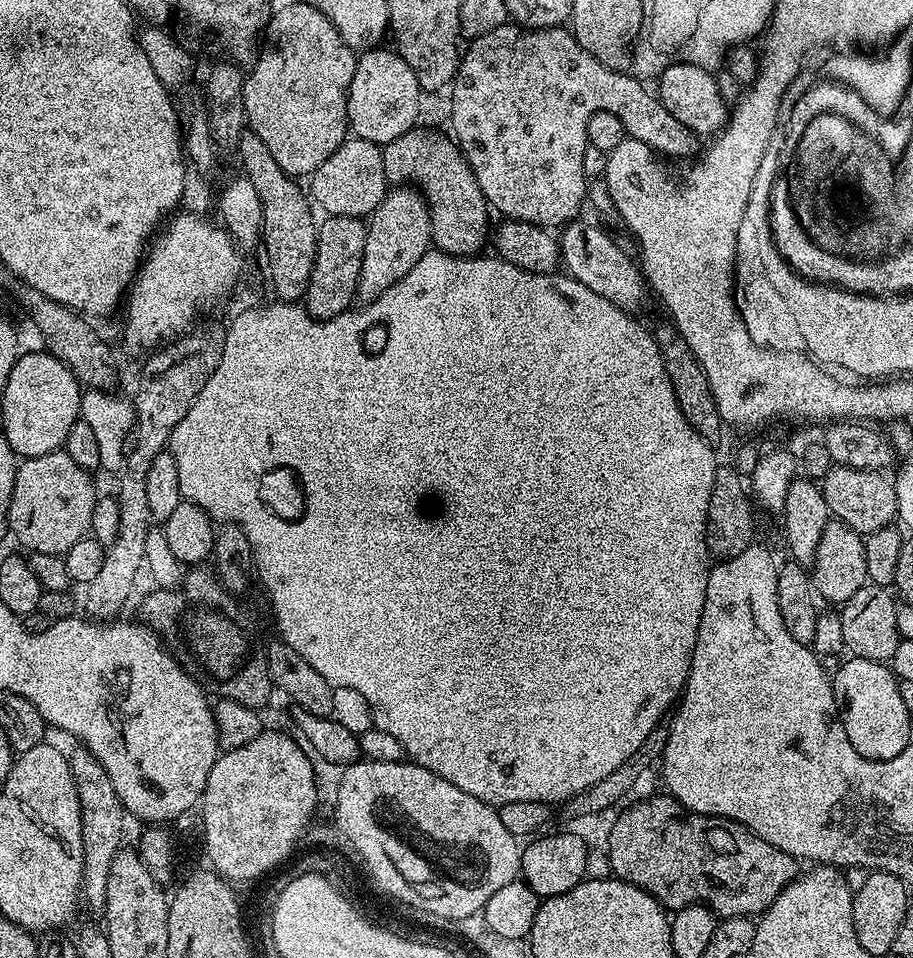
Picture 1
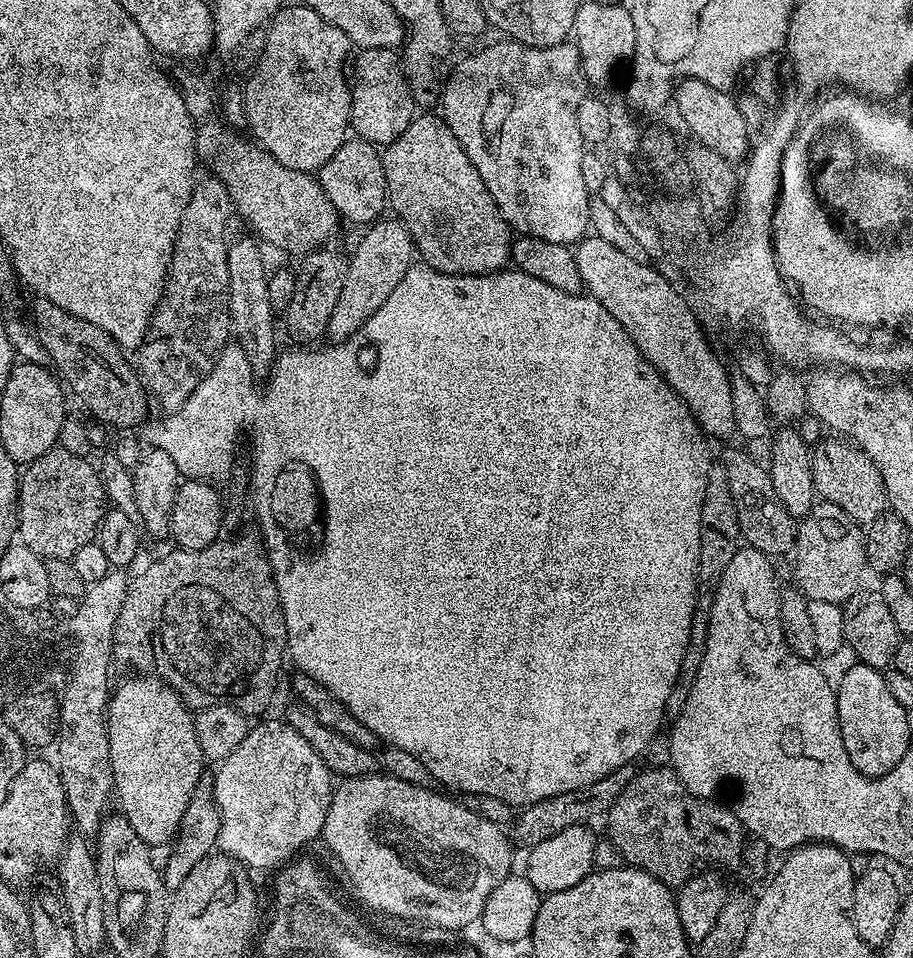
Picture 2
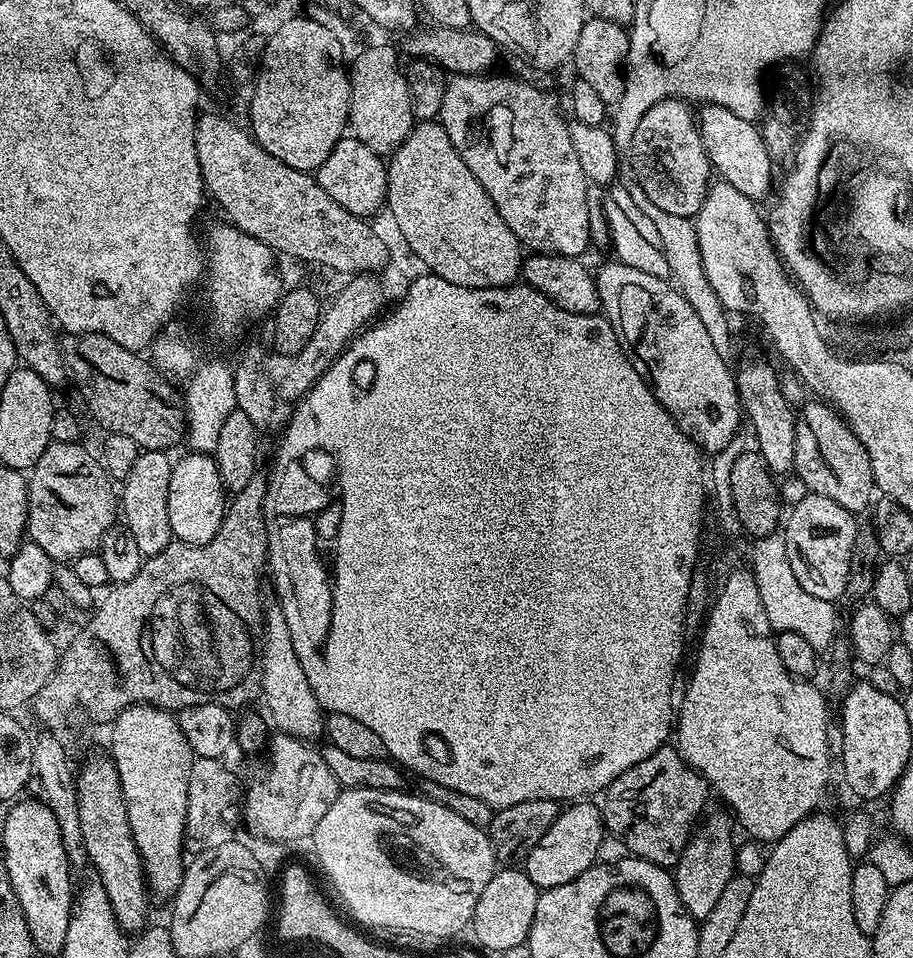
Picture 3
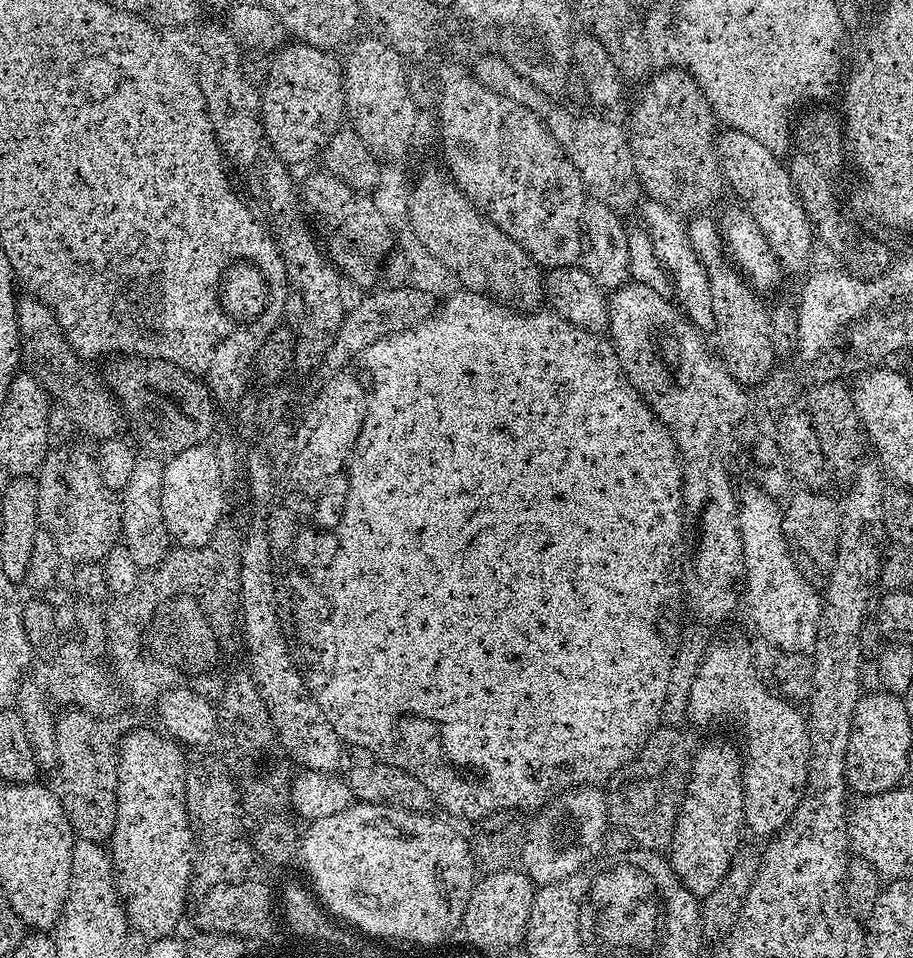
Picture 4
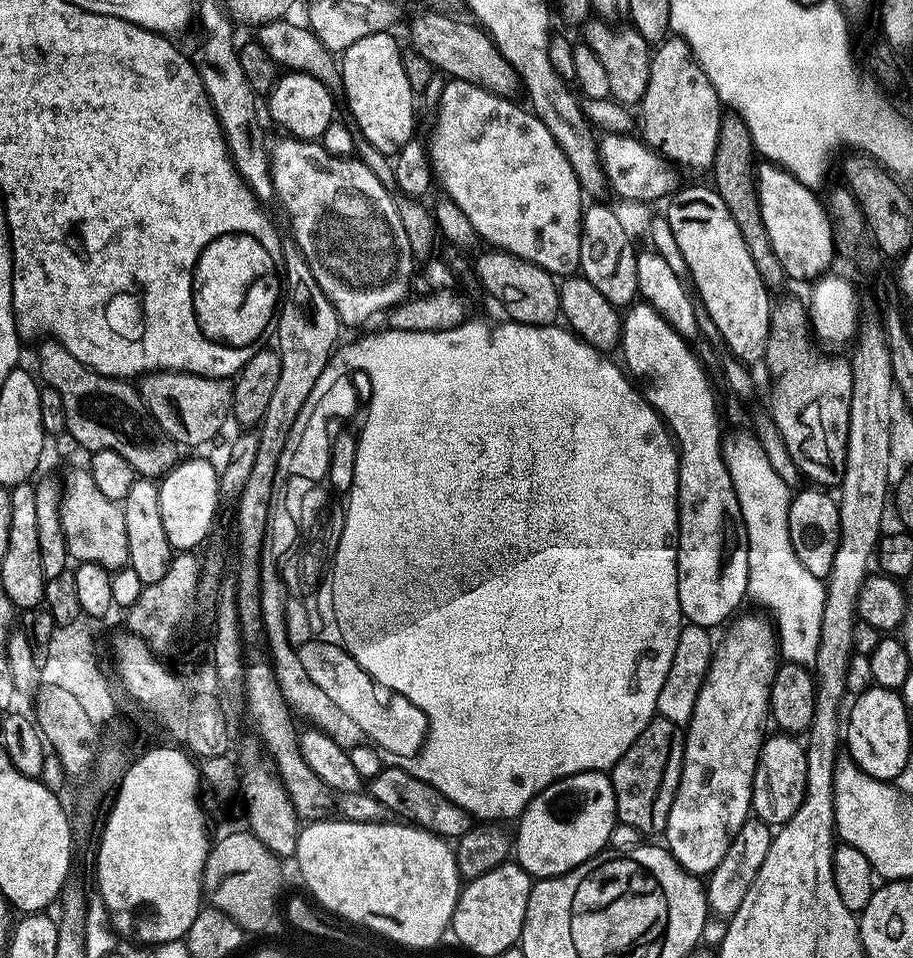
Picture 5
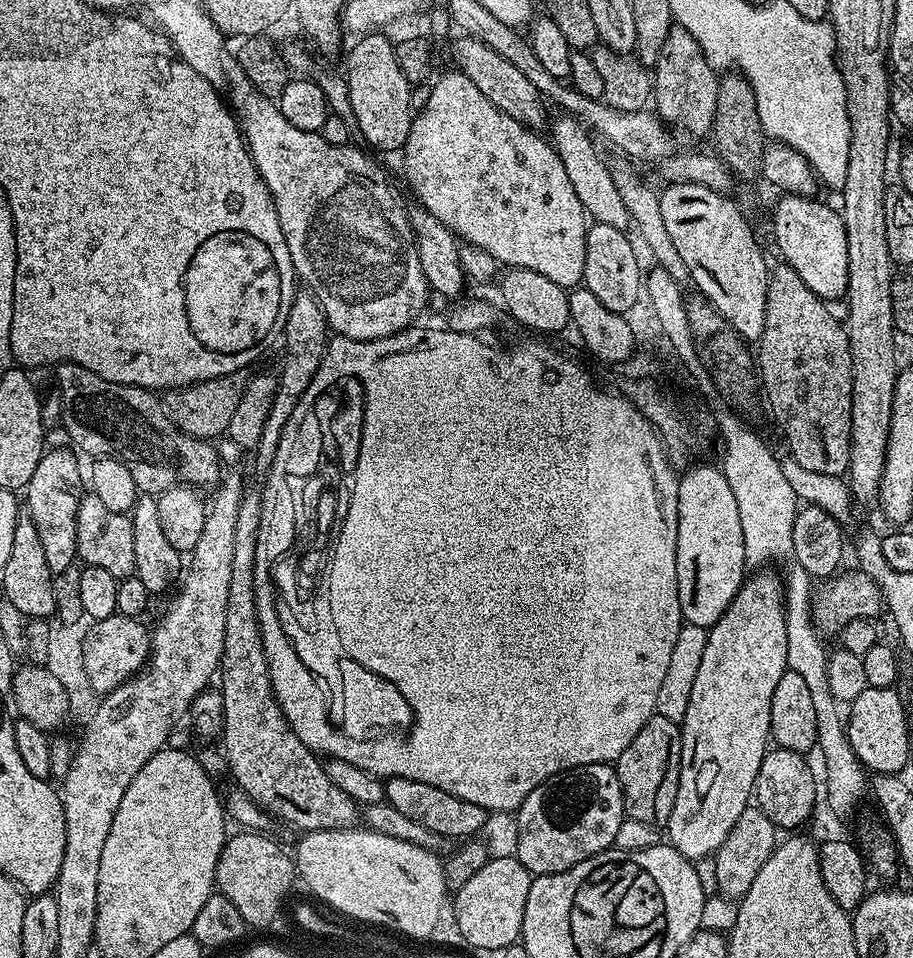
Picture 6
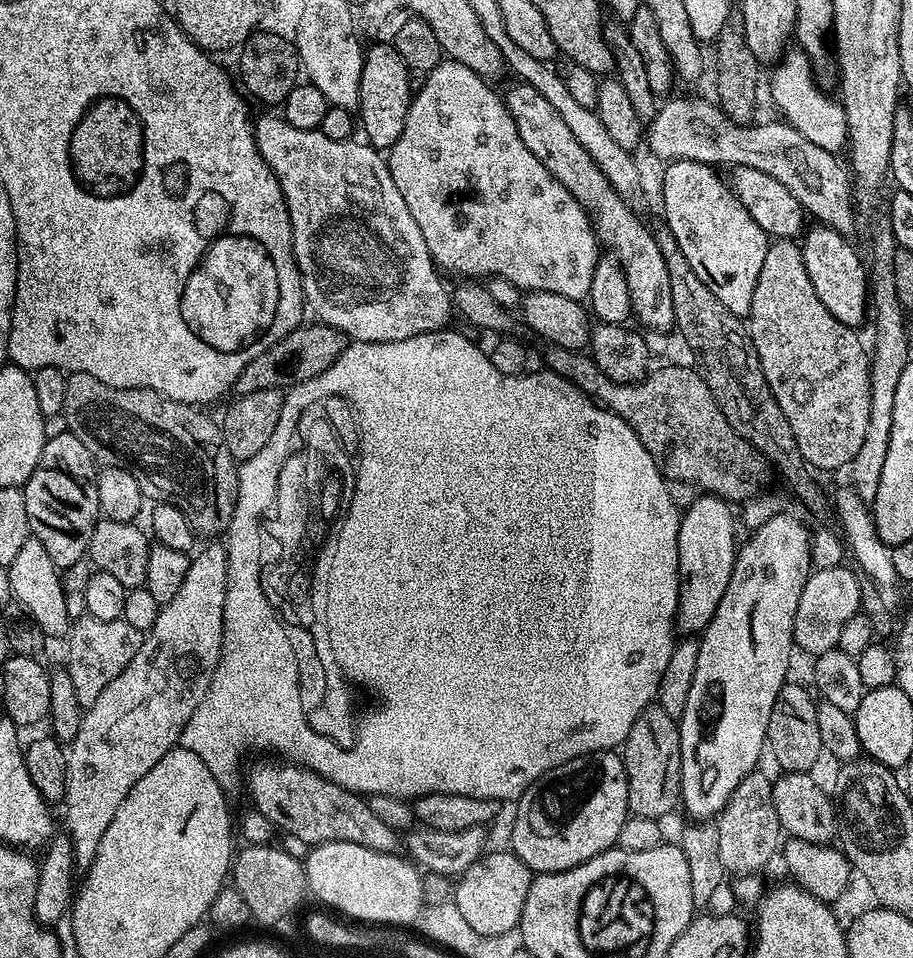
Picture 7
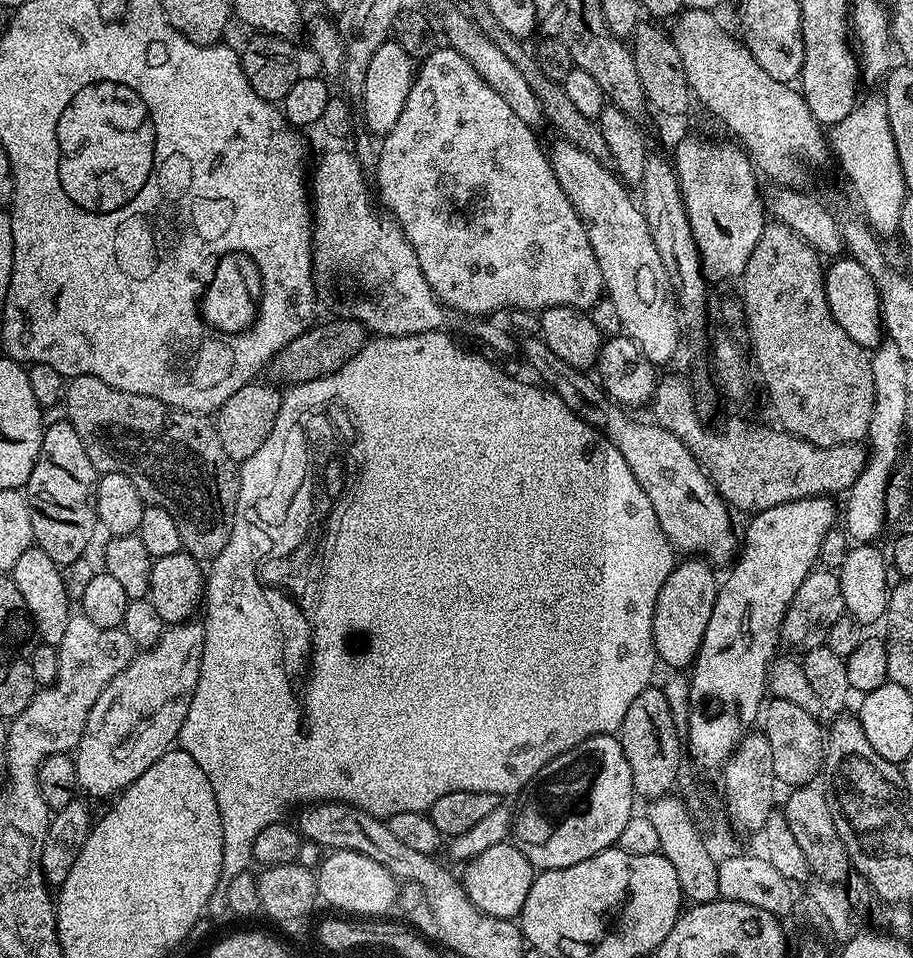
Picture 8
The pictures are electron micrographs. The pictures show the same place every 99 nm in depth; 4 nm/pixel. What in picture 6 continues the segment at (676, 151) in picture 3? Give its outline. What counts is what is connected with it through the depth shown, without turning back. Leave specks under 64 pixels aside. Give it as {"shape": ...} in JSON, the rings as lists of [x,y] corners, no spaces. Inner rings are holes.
{"shape":[[[673,26],[666,42],[662,42],[662,50],[658,50],[654,65],[656,115],[673,129],[681,128],[692,136],[707,137],[713,131],[719,84],[717,69],[712,68],[710,62],[706,62],[702,46],[694,42],[694,34],[679,26]]]}

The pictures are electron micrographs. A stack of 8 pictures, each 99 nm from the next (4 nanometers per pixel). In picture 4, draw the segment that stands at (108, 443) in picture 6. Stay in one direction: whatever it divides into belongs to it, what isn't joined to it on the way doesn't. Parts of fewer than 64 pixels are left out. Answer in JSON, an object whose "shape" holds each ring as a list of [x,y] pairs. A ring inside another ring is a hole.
{"shape":[[[24,294],[16,302],[16,321],[20,339],[20,362],[23,371],[31,374],[55,403],[66,406],[77,429],[97,441],[110,440],[125,431],[126,417],[115,396],[99,375],[87,368],[85,361],[70,346],[58,318],[35,296]]]}

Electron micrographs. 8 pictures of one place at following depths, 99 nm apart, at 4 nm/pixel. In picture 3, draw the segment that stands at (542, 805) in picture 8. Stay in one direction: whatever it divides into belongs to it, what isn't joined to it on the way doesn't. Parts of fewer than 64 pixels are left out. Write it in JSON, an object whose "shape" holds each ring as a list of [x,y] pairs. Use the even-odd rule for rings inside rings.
{"shape":[[[572,802],[567,805],[558,814],[558,818],[550,830],[546,830],[546,834],[542,834],[542,842],[538,842],[538,846],[534,846],[530,850],[527,860],[523,861],[523,871],[528,873],[530,882],[534,882],[537,888],[543,890],[553,888],[554,886],[562,886],[566,882],[570,882],[574,878],[578,878],[578,874],[582,874],[587,868],[597,863],[596,855],[598,854],[598,842],[602,842],[602,838],[606,834],[602,812],[599,807],[596,808],[592,802]]]}

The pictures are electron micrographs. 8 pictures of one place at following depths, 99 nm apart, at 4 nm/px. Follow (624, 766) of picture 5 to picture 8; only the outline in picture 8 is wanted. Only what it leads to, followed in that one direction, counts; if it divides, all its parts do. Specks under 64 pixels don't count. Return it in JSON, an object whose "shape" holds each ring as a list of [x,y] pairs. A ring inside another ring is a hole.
{"shape":[[[650,686],[646,690],[642,690],[642,694],[638,694],[638,698],[634,698],[634,702],[630,702],[630,710],[626,710],[626,718],[622,718],[618,739],[626,754],[626,762],[630,762],[632,790],[637,797],[645,796],[645,801],[651,802],[669,795],[675,789],[678,768],[682,761],[682,732],[674,724],[663,687]]]}

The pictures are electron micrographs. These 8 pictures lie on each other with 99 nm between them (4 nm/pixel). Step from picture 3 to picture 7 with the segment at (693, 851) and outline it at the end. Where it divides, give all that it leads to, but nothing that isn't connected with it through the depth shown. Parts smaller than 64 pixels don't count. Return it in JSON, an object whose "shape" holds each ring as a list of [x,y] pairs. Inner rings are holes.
{"shape":[[[778,514],[770,518],[760,528],[751,533],[752,540],[739,545],[734,570],[730,574],[730,583],[726,585],[726,594],[722,594],[722,602],[718,602],[718,610],[714,610],[714,618],[704,628],[699,637],[697,666],[694,669],[694,678],[690,685],[690,692],[686,699],[685,712],[678,720],[680,726],[680,749],[682,750],[682,782],[680,783],[680,804],[689,812],[691,819],[696,822],[708,822],[719,817],[720,812],[726,806],[730,794],[757,767],[760,755],[765,755],[766,741],[768,739],[768,727],[770,726],[770,710],[774,710],[774,702],[778,698],[778,690],[788,680],[787,668],[790,666],[790,658],[794,649],[794,614],[798,614],[798,598],[802,598],[802,590],[806,586],[808,577],[813,571],[810,558],[810,528],[807,528],[796,516],[784,516]]]}

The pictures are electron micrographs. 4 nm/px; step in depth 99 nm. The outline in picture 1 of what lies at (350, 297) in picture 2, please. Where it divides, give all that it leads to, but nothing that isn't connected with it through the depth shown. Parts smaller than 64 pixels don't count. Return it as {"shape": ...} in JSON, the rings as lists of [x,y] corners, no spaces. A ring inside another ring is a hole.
{"shape":[[[413,187],[391,189],[372,212],[366,224],[366,246],[363,247],[362,271],[359,275],[357,297],[368,303],[385,293],[396,281],[409,275],[414,264],[431,247],[432,220],[423,195]]]}

